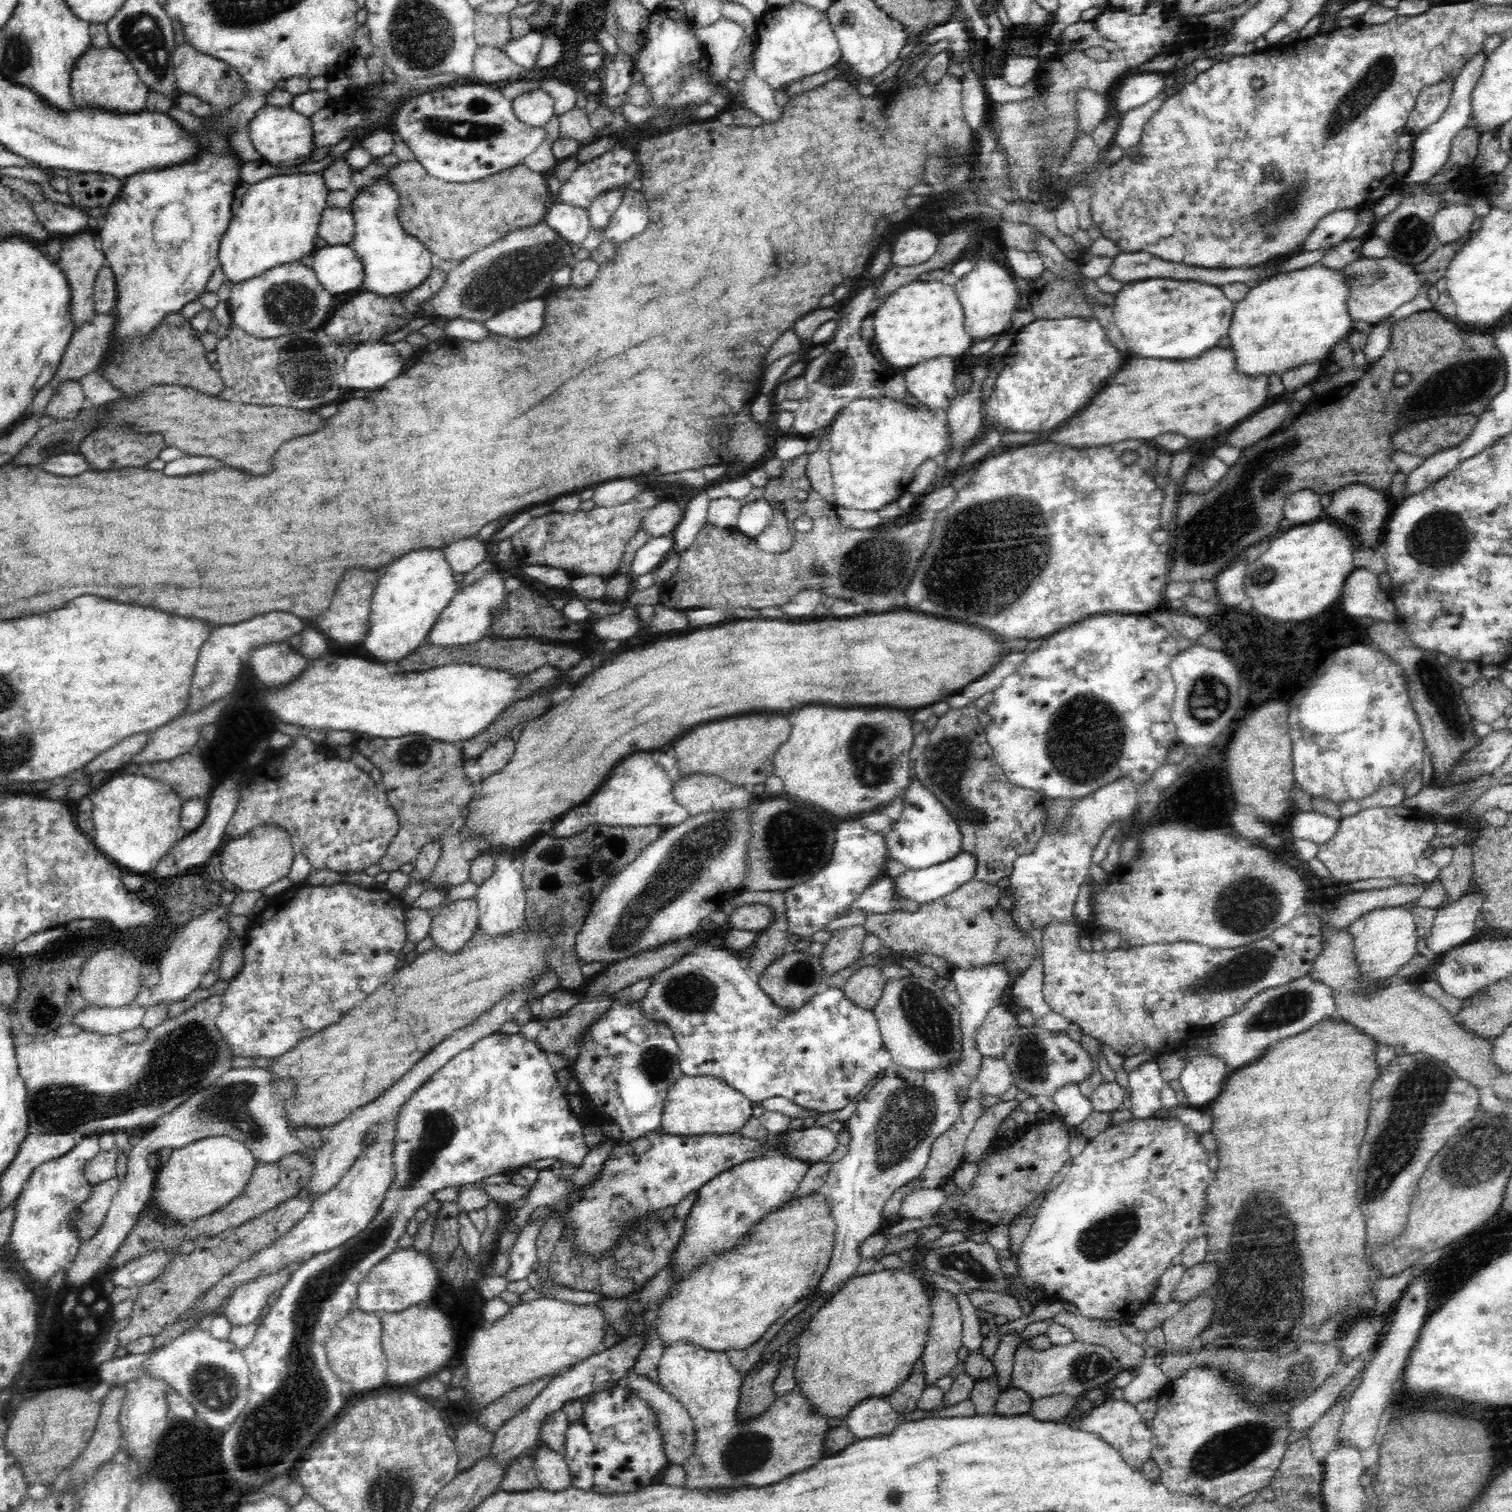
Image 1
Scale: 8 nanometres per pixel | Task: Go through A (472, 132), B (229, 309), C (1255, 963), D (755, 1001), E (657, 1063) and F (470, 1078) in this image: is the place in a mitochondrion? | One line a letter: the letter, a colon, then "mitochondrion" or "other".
A: mitochondrion
B: other
C: mitochondrion
D: other
E: mitochondrion
F: other

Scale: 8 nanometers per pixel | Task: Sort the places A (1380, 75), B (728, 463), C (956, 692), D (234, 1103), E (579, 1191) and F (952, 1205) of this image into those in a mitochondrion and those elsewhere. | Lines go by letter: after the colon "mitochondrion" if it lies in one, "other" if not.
A: mitochondrion
B: other
C: other
D: mitochondrion
E: other
F: other

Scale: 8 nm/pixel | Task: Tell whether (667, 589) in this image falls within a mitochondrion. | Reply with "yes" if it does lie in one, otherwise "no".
no

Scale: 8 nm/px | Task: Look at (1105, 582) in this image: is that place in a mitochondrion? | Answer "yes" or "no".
no

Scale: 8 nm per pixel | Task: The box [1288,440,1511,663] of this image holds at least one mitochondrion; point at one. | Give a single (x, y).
(1439, 540)

